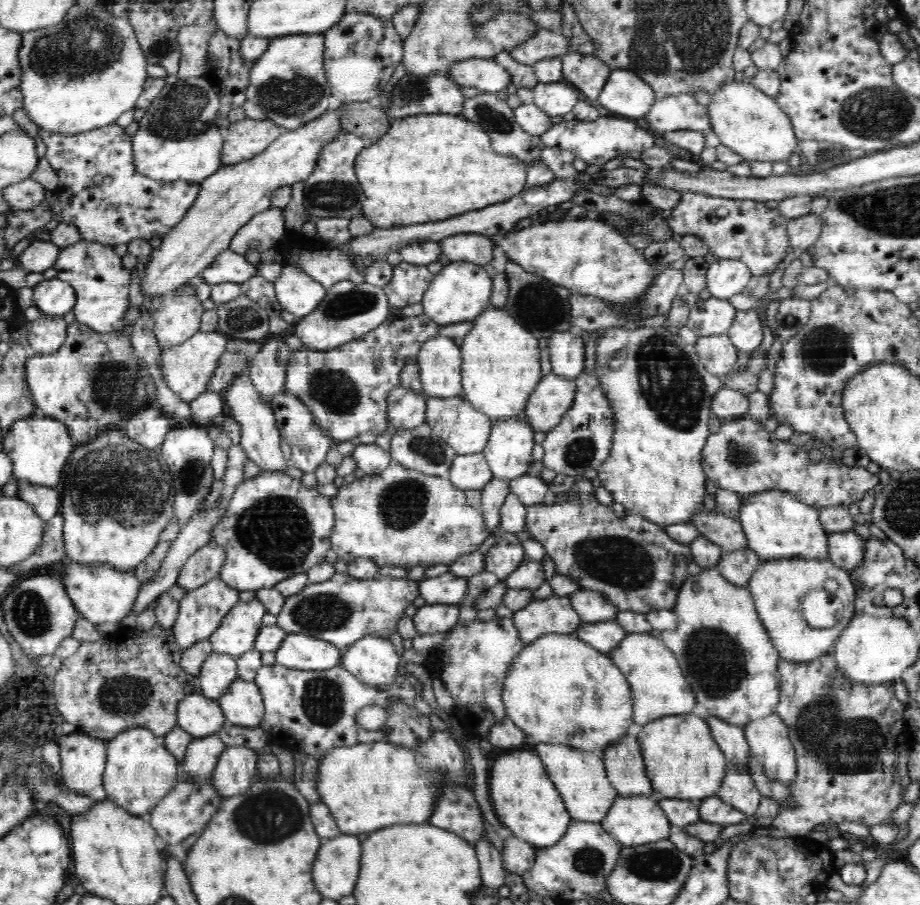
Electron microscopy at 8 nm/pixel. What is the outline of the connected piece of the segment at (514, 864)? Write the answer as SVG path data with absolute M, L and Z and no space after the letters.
M514 834L506 838L500 848L504 867L510 873L521 876L535 864L538 848Z

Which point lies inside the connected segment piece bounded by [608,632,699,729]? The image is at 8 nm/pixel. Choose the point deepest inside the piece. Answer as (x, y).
(659, 688)

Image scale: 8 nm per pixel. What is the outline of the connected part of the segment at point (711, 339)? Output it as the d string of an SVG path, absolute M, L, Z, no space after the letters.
M727 334L700 336L694 346L700 361L712 375L723 378L737 364L738 349Z

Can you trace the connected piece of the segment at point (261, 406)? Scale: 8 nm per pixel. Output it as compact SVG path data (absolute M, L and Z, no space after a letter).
M248 368L242 370L234 380L235 384L227 388L223 398L230 406L232 418L239 423L242 430L239 446L247 453L247 458L254 461L261 471L285 473L289 462L286 461L281 450L281 433L275 426L273 411L265 404L266 400L262 399L253 388Z

